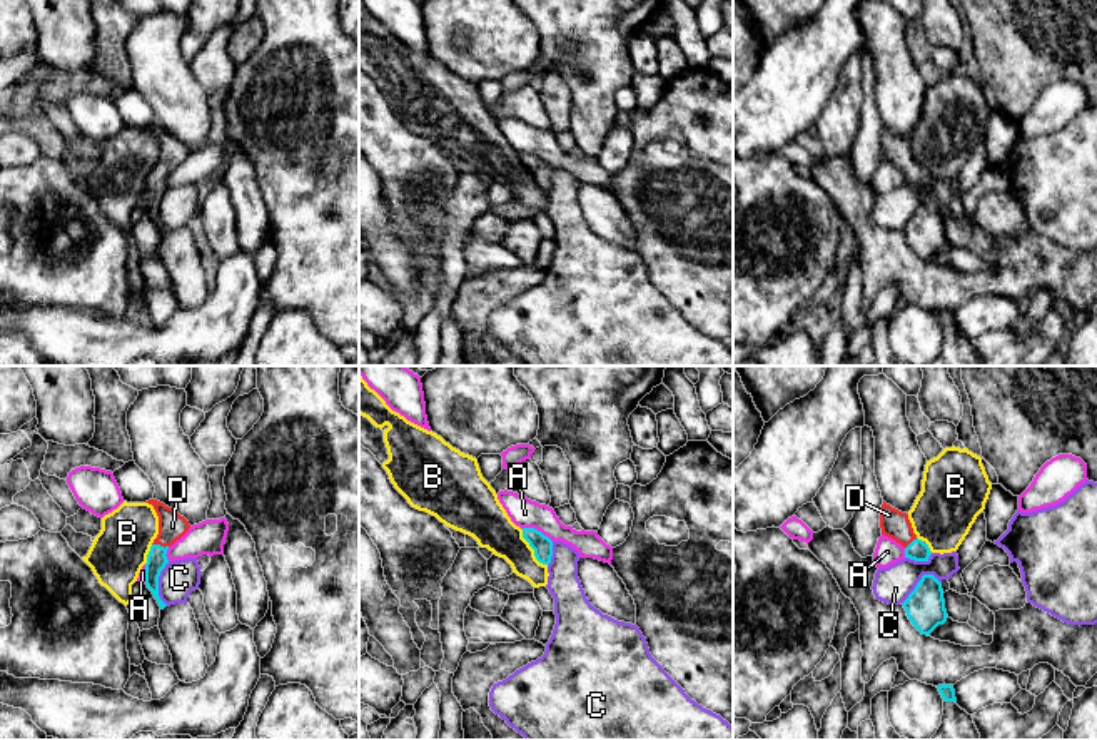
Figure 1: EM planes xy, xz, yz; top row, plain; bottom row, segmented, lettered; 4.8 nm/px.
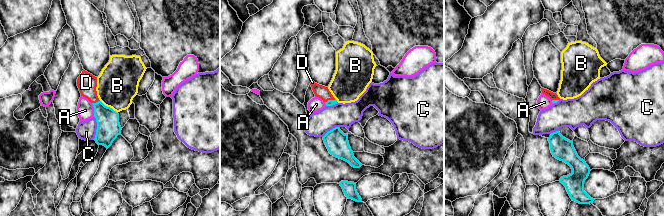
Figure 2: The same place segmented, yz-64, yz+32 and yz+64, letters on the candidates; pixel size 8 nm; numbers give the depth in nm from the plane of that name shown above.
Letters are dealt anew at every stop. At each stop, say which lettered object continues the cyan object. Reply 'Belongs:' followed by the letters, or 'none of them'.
Belongs: D

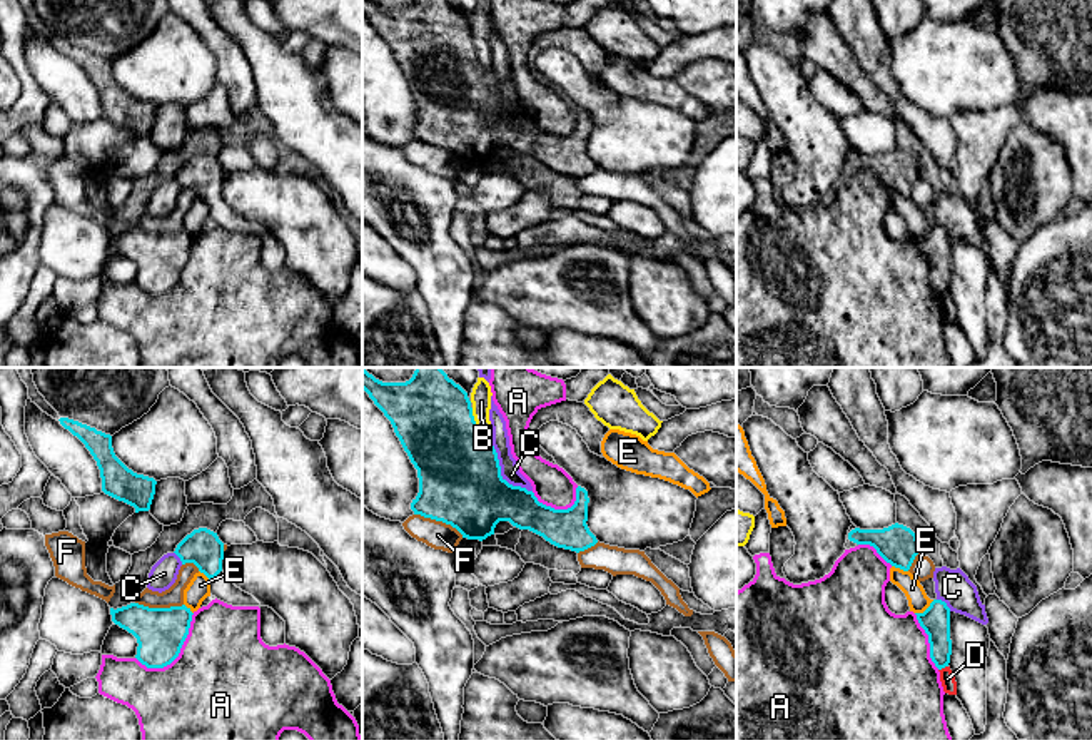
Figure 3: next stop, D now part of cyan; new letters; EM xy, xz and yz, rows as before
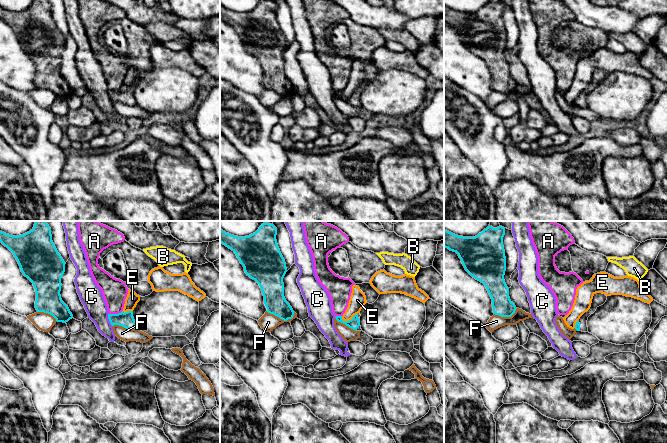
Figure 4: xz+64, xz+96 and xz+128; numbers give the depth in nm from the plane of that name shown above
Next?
Belongs: none of them

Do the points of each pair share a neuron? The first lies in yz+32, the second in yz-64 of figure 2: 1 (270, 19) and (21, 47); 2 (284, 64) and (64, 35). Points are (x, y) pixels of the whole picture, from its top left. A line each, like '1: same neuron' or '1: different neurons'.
1: same neuron
2: same neuron

